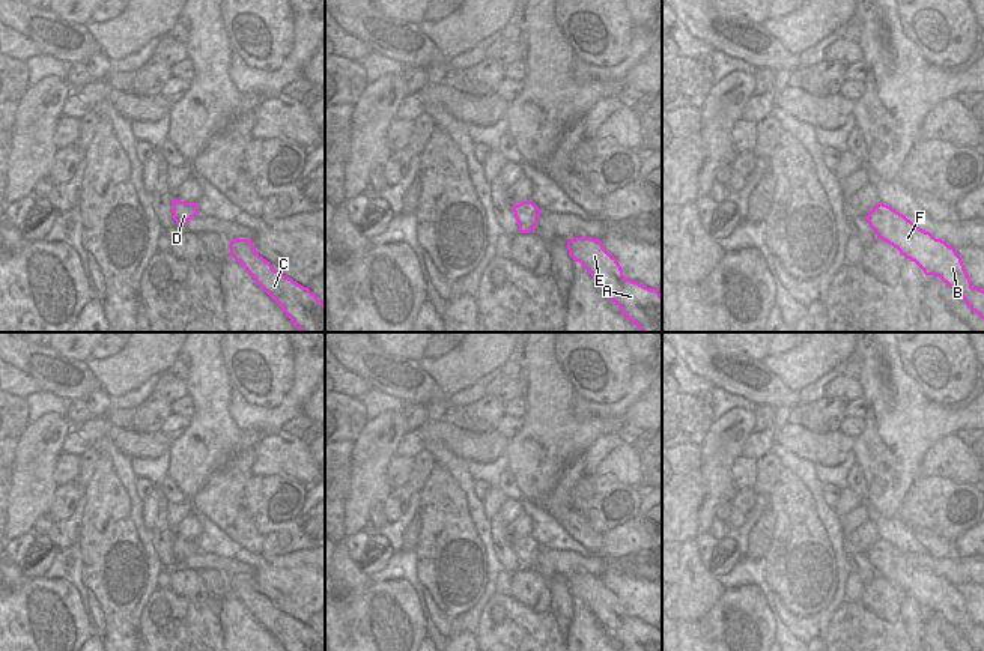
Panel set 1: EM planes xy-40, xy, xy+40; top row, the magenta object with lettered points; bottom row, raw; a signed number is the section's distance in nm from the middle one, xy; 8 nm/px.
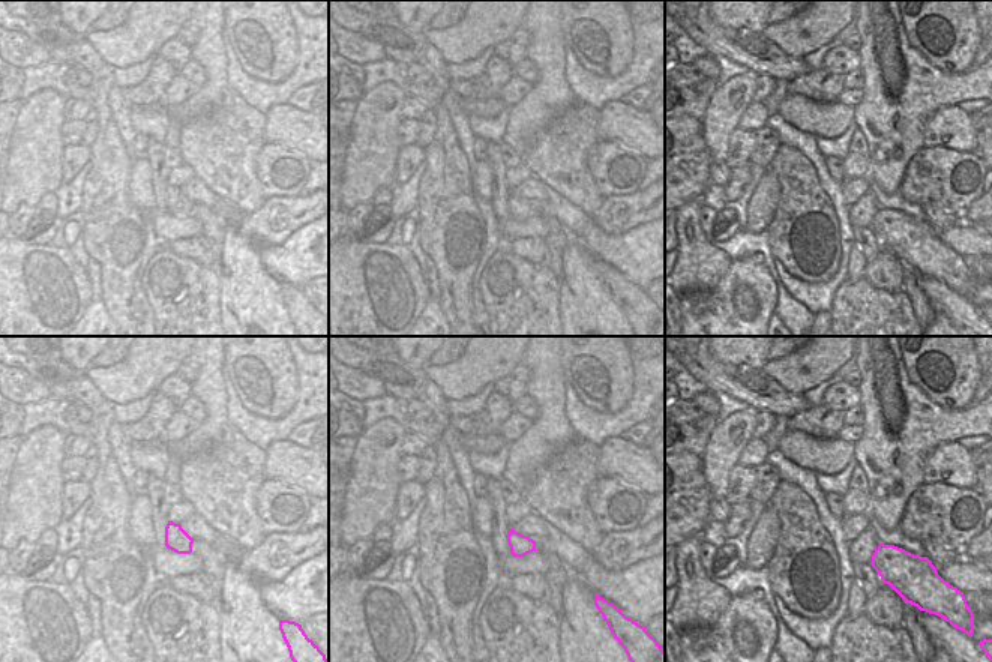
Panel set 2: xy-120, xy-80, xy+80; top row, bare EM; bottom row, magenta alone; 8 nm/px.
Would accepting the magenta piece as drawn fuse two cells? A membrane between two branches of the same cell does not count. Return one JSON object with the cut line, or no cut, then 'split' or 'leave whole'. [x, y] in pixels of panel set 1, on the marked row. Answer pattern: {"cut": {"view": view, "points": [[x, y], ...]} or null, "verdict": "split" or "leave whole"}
{"cut": null, "verdict": "leave whole"}

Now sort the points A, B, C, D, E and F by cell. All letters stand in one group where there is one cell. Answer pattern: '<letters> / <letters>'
A B C D E F

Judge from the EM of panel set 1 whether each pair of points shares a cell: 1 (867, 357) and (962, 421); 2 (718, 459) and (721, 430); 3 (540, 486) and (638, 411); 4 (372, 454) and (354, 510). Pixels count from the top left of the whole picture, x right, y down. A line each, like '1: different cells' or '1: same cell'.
1: same cell
2: same cell
3: same cell
4: same cell

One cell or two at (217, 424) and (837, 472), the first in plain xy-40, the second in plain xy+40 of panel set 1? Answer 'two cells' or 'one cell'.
two cells

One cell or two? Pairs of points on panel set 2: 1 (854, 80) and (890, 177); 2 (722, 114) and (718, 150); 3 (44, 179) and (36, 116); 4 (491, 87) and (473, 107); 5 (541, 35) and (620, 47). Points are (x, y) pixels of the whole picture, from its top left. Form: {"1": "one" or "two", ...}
{"1": "two", "2": "one", "3": "one", "4": "two", "5": "two"}

